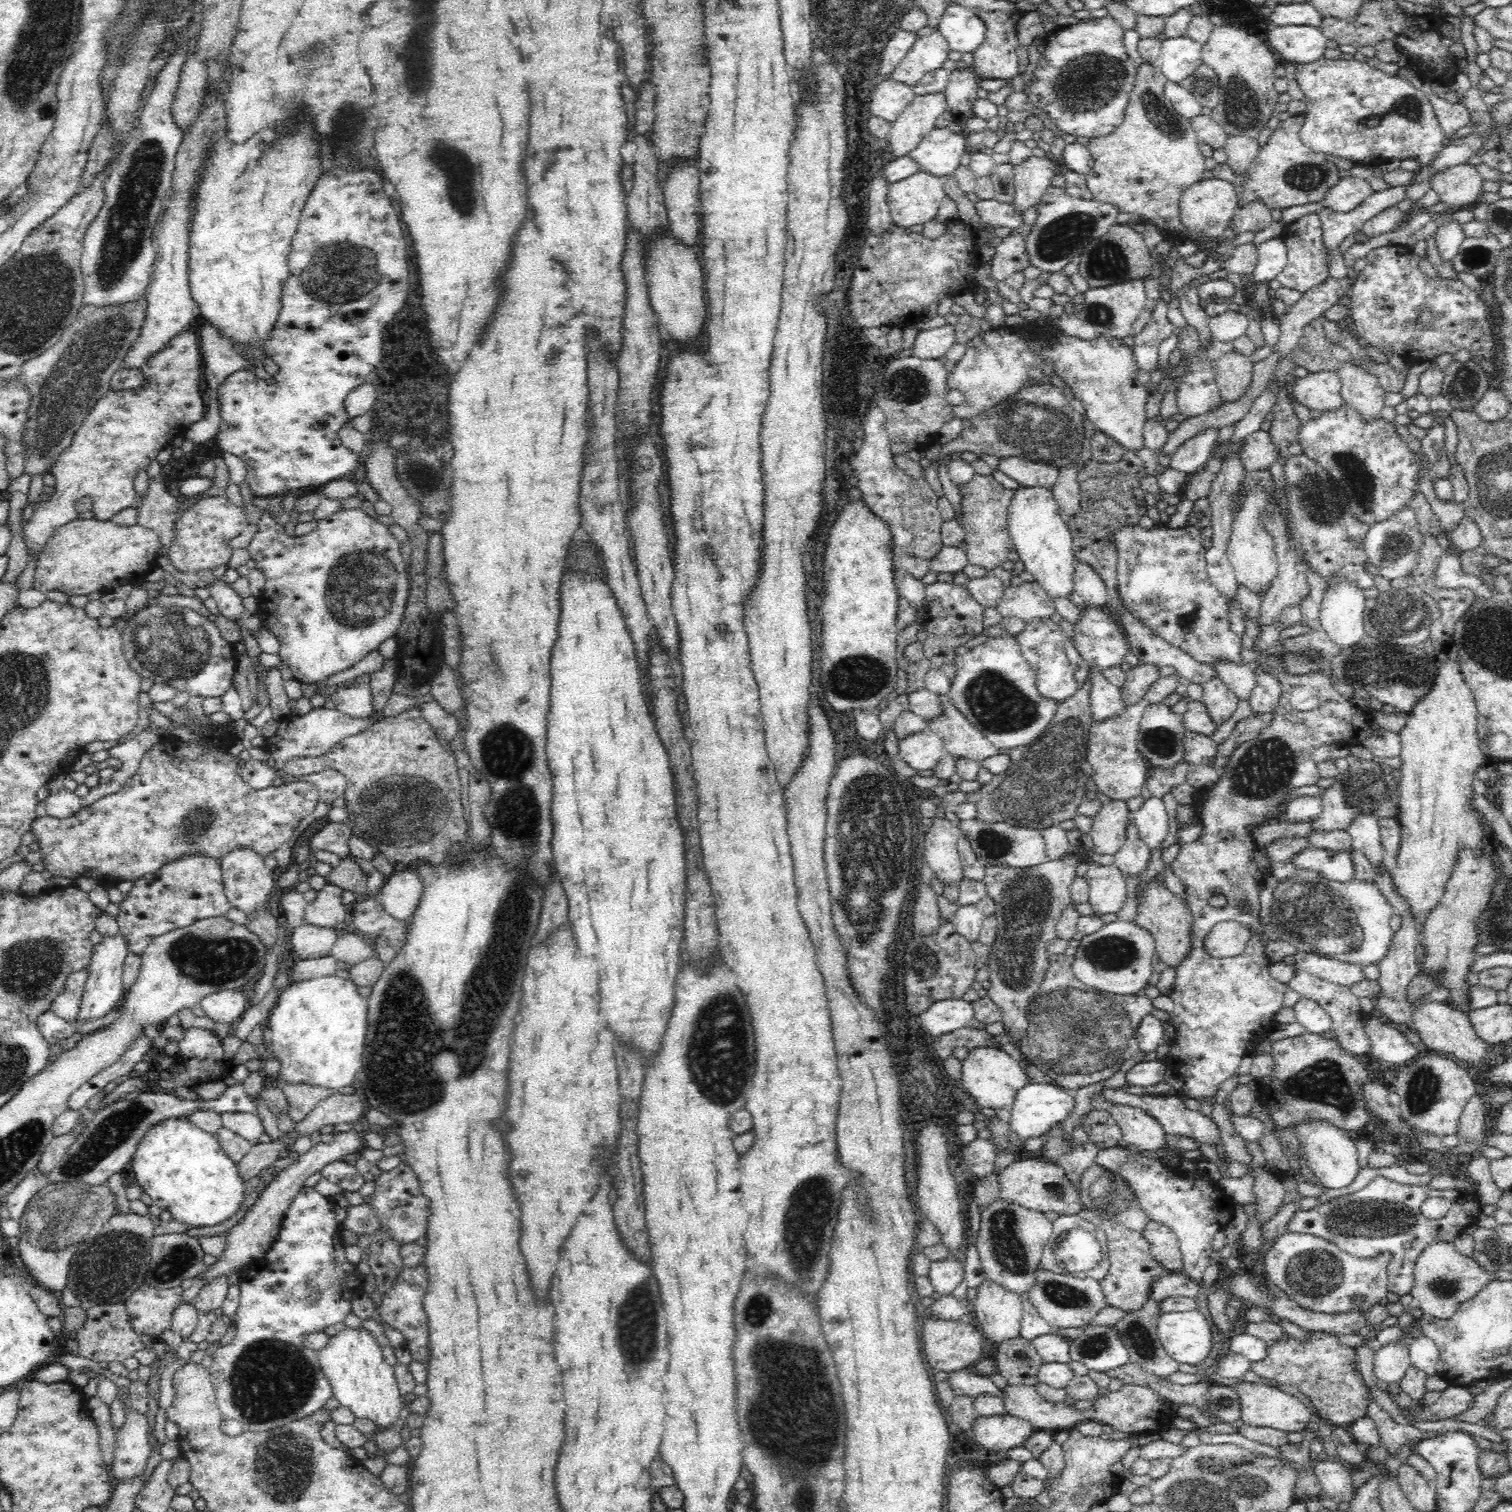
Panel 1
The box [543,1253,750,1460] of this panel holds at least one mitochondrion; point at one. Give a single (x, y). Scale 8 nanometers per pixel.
(637, 1330)

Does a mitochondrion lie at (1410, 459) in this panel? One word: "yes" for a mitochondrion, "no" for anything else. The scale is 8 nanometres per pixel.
no

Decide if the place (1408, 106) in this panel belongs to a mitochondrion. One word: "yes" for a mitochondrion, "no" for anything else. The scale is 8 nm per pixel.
yes

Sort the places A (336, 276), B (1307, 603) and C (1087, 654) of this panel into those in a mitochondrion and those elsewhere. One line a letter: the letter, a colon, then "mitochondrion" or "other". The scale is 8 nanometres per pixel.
A: mitochondrion
B: other
C: other

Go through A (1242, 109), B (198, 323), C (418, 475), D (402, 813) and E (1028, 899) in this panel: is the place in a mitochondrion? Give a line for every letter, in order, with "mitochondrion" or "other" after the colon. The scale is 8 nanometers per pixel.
A: mitochondrion
B: other
C: mitochondrion
D: mitochondrion
E: mitochondrion

